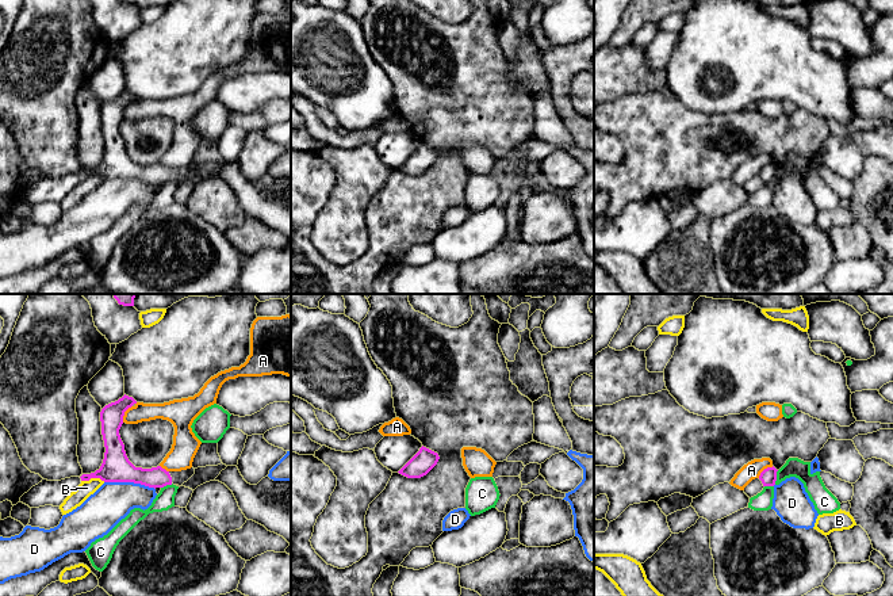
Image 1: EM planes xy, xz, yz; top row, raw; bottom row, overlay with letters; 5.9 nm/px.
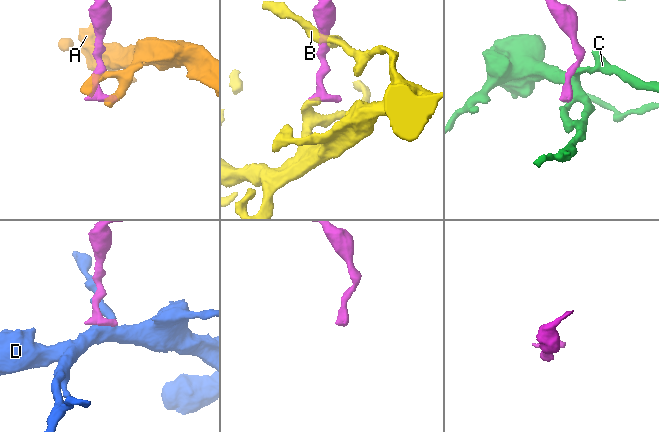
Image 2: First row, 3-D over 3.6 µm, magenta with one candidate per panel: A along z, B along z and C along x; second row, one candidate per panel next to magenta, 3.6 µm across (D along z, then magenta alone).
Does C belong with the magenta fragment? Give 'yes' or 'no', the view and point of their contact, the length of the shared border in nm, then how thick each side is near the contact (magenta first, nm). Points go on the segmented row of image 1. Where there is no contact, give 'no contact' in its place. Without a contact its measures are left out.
no | yz (774, 482) | 130 nm | 100/120 nm

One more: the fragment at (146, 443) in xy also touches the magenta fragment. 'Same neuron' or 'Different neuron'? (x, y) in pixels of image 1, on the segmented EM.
Different neuron

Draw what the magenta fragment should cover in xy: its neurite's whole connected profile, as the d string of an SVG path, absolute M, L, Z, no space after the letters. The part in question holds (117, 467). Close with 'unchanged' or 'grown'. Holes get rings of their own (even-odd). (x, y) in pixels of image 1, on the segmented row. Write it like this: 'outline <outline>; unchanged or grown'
outline M123 396L115 402L106 405L100 412L101 435L104 440L104 459L99 470L83 474L81 481L100 478L104 482L134 482L149 488L164 488L166 485L181 486L193 474L195 469L181 471L166 471L161 466L152 469L135 467L127 458L119 429L123 424L124 412L137 401Z; grown

